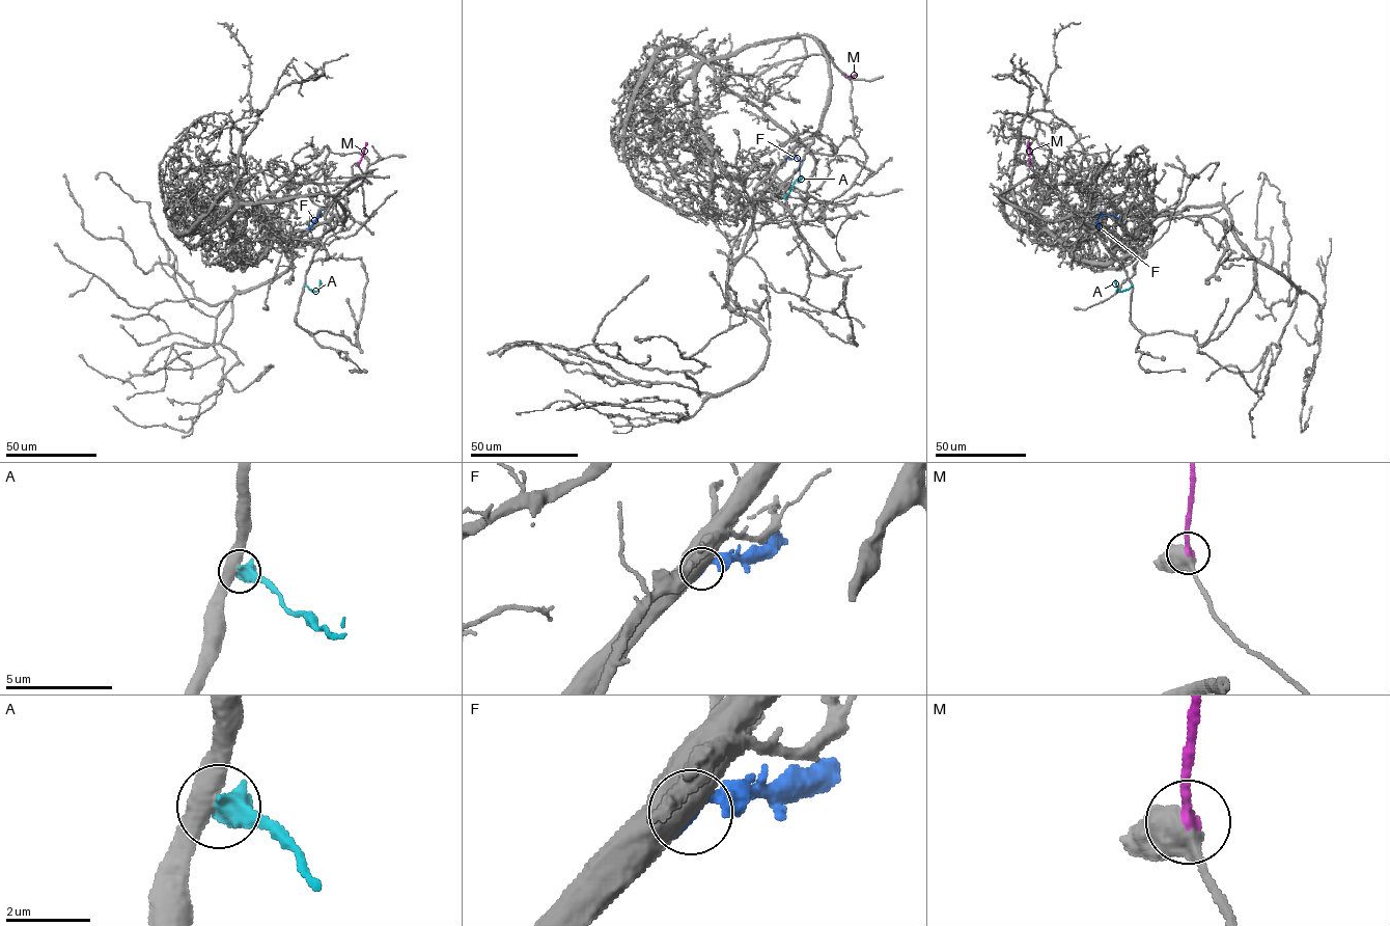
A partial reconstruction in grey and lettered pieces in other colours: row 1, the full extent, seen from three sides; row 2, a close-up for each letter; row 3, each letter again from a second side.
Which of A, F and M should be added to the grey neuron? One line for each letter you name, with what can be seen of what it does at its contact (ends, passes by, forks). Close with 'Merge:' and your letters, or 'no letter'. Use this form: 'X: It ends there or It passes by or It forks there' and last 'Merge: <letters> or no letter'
M: It ends there
Merge: M

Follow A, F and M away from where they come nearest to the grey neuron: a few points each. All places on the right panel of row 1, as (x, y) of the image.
A: (1132, 286), (1117, 292), (1115, 280)
F: (1100, 228), (1096, 219), (1103, 215), (1118, 217)
M: (1029, 164), (1027, 142)

